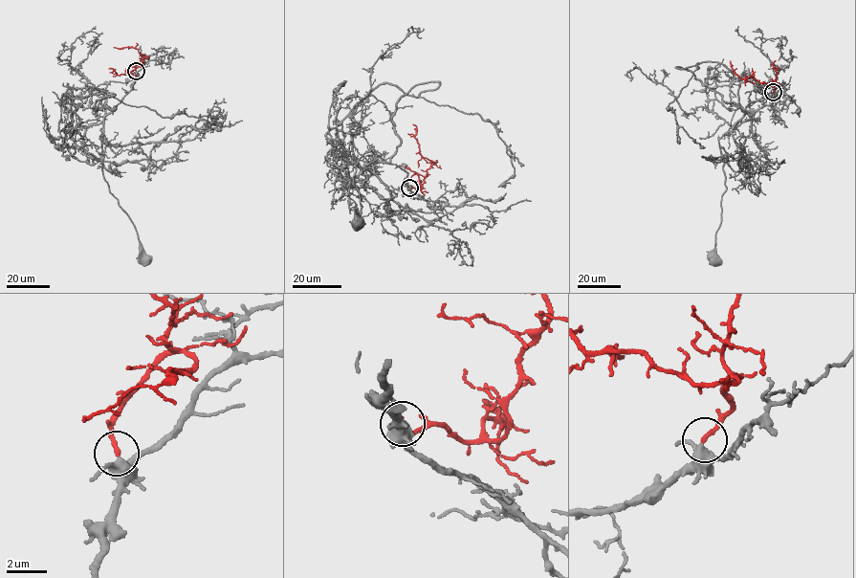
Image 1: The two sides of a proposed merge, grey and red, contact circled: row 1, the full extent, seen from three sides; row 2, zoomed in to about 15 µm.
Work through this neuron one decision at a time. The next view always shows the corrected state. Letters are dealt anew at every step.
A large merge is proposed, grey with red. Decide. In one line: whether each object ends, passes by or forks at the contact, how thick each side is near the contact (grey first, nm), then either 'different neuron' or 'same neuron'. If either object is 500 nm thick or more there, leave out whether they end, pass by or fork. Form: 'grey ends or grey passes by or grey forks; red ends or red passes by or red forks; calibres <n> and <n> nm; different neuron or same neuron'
grey forks; red ends; calibres 340 and 240 nm; same neuron

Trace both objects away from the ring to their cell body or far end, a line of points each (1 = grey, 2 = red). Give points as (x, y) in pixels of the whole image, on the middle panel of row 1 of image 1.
1: (409, 188), (406, 171), (373, 161), (371, 150), (364, 153), (352, 178), (362, 207), (359, 225)
2: (409, 188), (422, 188), (427, 170), (432, 163), (422, 156), (415, 139), (417, 130), (412, 124)

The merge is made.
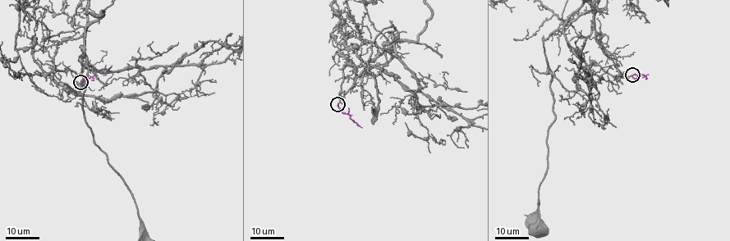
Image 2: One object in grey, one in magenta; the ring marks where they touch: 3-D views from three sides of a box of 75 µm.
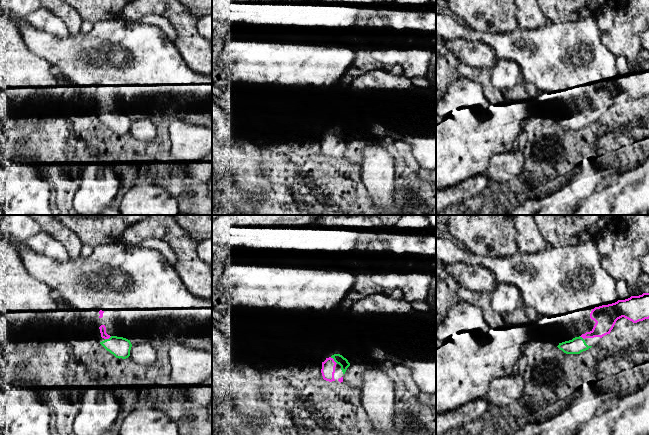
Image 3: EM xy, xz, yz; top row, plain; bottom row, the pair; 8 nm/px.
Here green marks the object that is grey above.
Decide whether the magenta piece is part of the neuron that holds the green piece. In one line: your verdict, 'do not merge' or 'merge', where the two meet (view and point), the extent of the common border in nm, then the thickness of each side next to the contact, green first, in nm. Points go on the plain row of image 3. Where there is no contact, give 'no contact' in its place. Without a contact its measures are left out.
merge | xz (334, 136) | 80 nm | 80/110 nm

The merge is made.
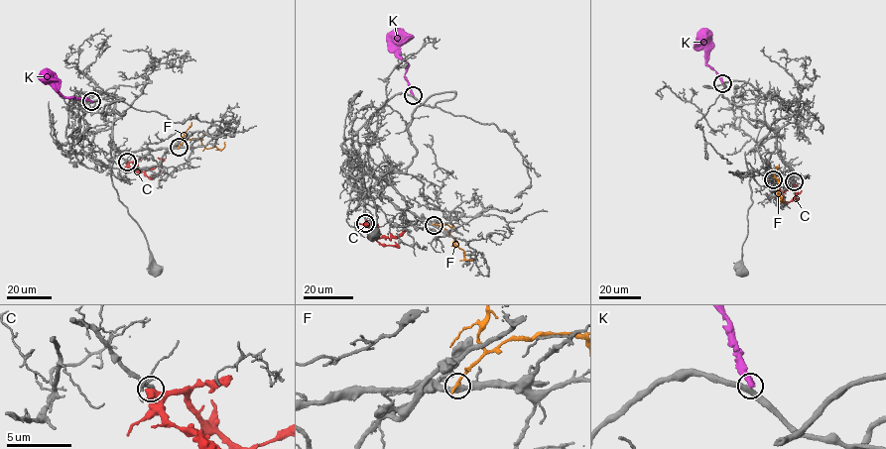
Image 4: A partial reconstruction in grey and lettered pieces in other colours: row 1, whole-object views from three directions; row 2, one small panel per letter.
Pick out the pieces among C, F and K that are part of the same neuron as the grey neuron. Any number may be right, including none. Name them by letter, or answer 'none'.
none

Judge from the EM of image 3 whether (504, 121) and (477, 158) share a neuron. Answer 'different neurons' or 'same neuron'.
same neuron

